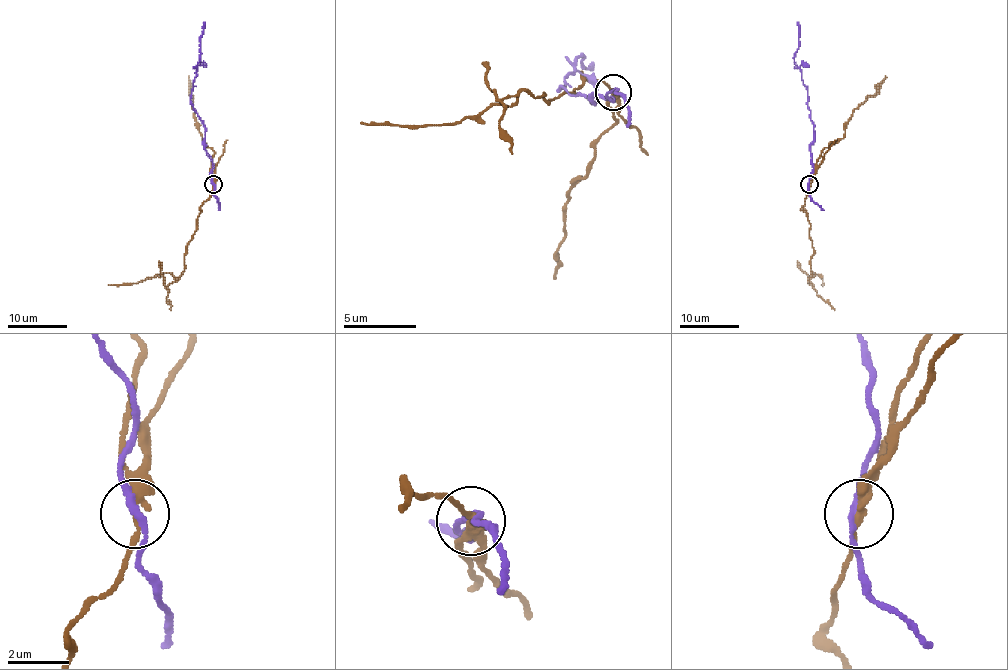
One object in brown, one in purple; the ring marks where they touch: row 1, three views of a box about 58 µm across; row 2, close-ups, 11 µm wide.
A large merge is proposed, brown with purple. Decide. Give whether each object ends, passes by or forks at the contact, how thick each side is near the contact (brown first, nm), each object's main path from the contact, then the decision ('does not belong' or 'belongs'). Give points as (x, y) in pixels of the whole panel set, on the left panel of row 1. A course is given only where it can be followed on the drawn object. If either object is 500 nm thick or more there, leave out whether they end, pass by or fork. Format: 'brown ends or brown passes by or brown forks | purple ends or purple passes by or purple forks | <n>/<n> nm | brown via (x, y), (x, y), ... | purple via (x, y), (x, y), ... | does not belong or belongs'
brown passes by | purple passes by | 280/190 nm | brown via (212, 185), (185, 249), (184, 271), (178, 277), (160, 273), (136, 283), (108, 285) | purple via (212, 185), (212, 164), (205, 149), (205, 125), (190, 99), (200, 61), (200, 35), (205, 22) | does not belong

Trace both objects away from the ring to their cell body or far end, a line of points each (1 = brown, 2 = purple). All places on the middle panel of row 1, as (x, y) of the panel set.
1: (612, 91), (583, 77), (572, 95), (547, 102), (529, 91), (453, 124), (359, 124)
2: (612, 91), (612, 102), (594, 95), (594, 102), (558, 88), (572, 73), (583, 55), (583, 66), (594, 62)

